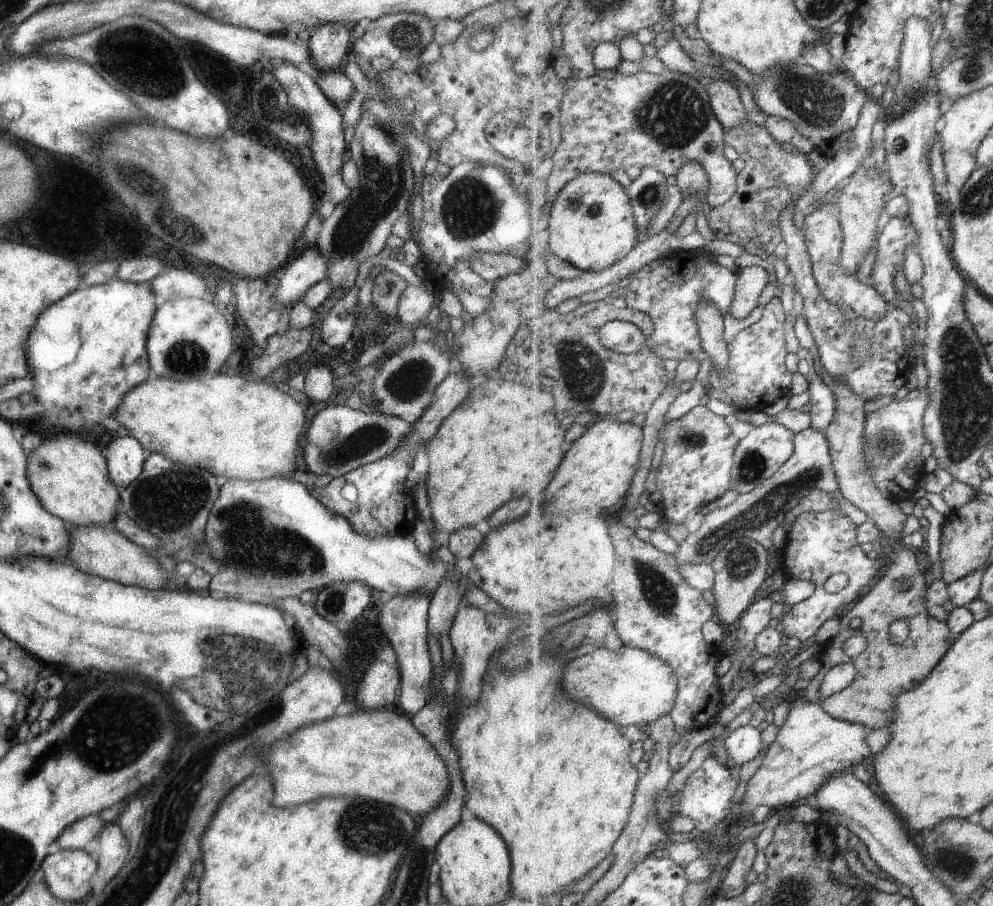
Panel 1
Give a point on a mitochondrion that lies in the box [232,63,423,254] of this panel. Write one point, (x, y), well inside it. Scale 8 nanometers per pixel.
(289, 115)

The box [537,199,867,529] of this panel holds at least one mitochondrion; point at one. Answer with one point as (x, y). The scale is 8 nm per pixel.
(584, 368)

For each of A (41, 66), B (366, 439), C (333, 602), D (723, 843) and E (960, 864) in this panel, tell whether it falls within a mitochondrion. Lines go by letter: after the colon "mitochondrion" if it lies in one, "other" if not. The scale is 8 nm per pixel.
A: other
B: mitochondrion
C: mitochondrion
D: other
E: mitochondrion

